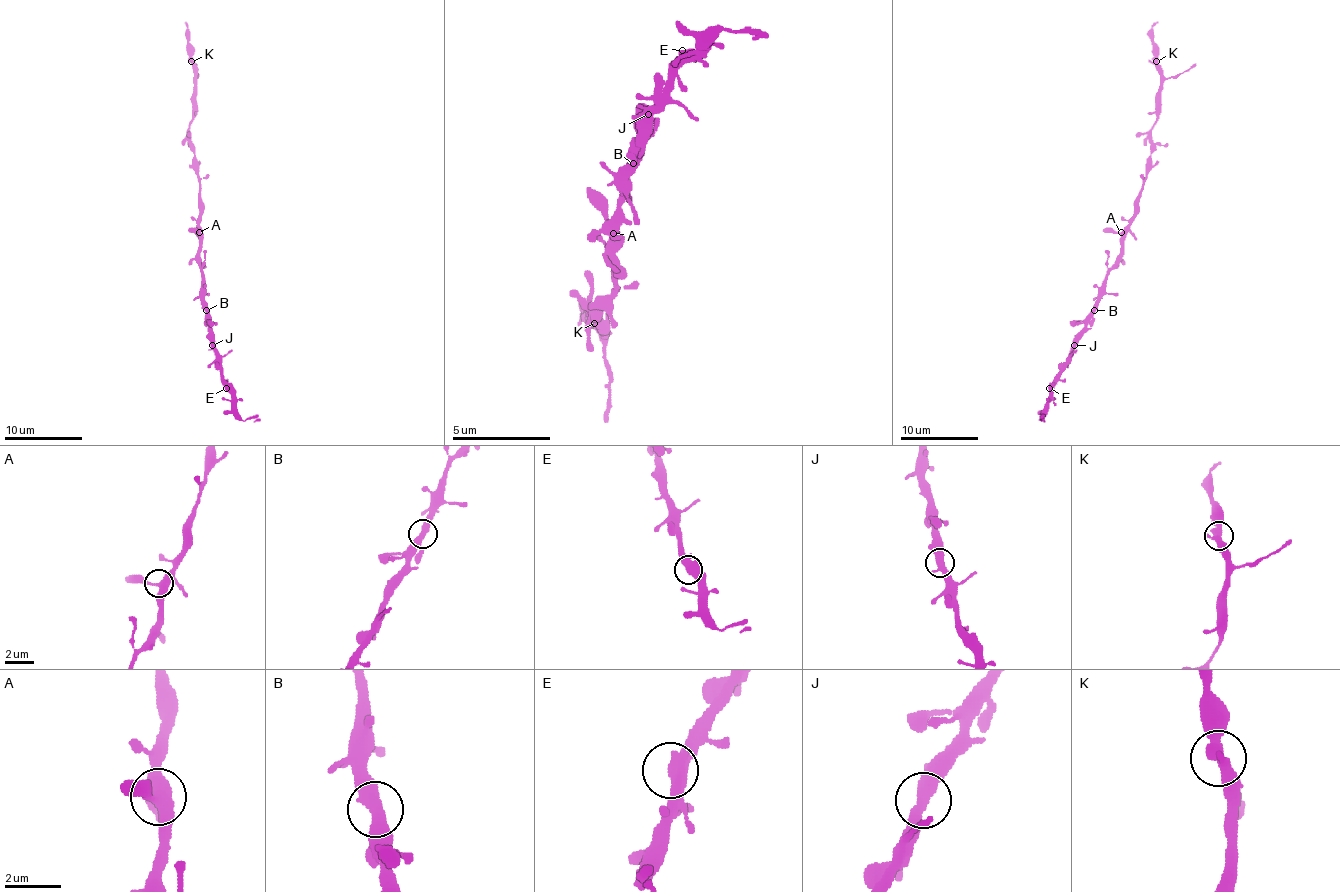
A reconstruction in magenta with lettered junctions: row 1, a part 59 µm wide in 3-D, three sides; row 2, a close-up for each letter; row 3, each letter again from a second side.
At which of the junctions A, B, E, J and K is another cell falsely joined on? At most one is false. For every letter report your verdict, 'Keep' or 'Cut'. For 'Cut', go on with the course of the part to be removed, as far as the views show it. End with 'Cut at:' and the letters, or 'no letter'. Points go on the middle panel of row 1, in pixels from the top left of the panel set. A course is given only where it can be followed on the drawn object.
A: Keep
B: Keep
E: Keep
J: Keep
K: Keep
Cut at: no letter

